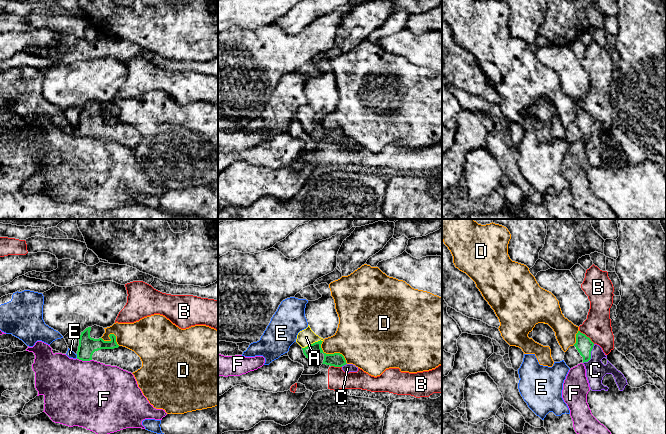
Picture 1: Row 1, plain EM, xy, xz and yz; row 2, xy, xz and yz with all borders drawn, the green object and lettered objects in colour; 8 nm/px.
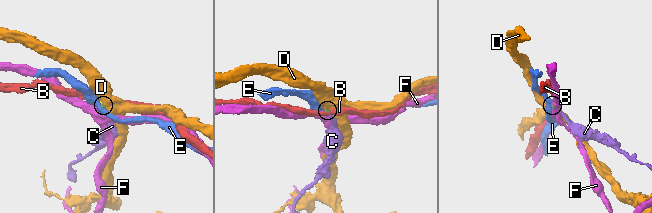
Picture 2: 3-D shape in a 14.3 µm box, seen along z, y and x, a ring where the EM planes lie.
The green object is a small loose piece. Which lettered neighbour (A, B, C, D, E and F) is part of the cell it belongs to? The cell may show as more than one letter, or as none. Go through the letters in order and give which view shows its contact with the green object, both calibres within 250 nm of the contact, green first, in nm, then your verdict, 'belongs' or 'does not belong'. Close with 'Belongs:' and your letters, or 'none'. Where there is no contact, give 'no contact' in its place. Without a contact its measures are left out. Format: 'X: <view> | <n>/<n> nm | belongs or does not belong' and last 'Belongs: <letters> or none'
A: xz | 110/140 nm | belongs
B: yz | 140/220 nm | does not belong
C: yz | 140/160 nm | belongs
D: xz | 110/380 nm | does not belong
E: xy | 140/60 nm | does not belong
F: xy | 140/500 nm | does not belong
Belongs: A, C

